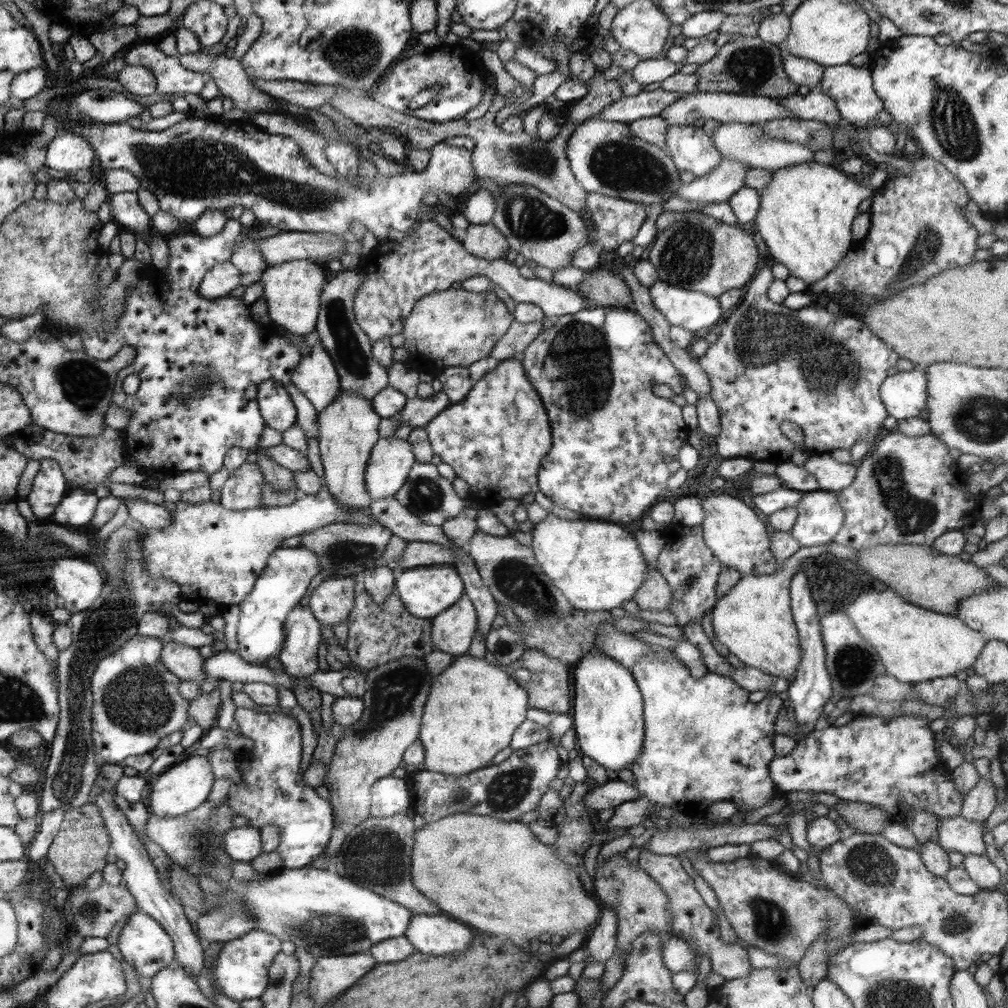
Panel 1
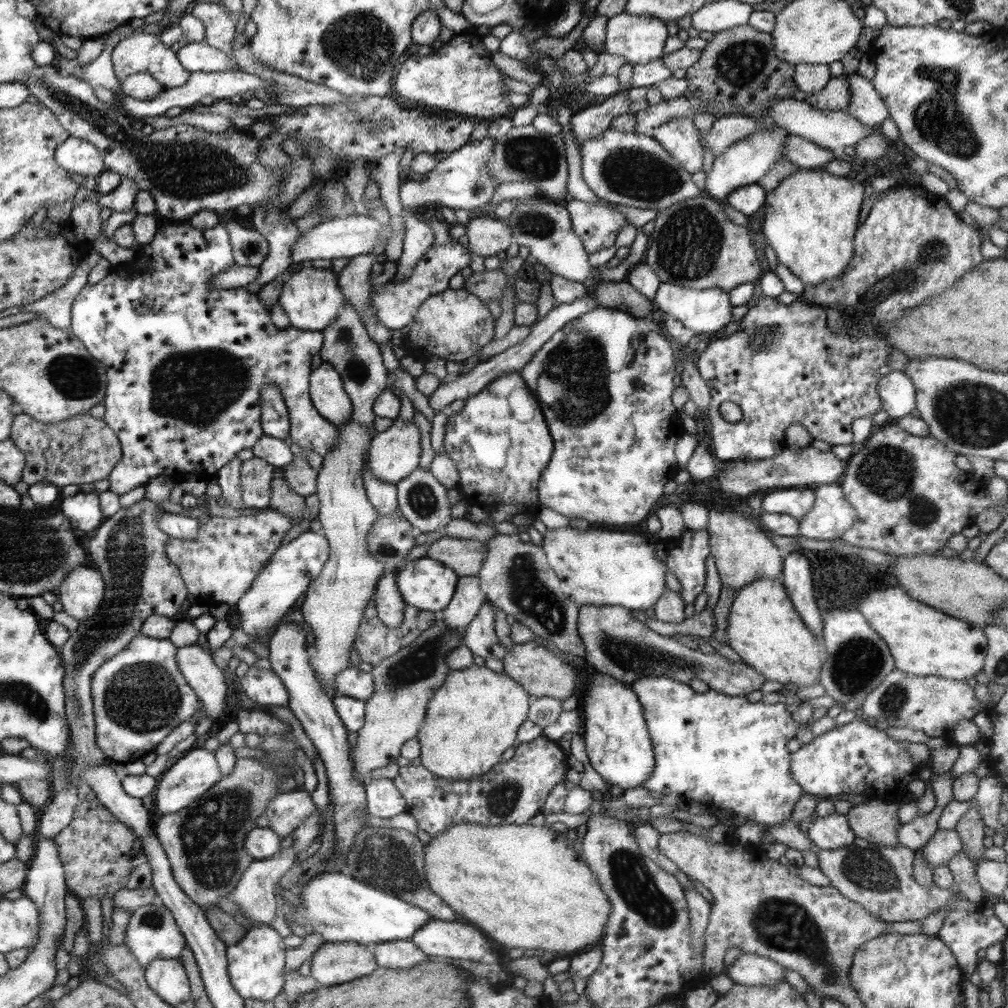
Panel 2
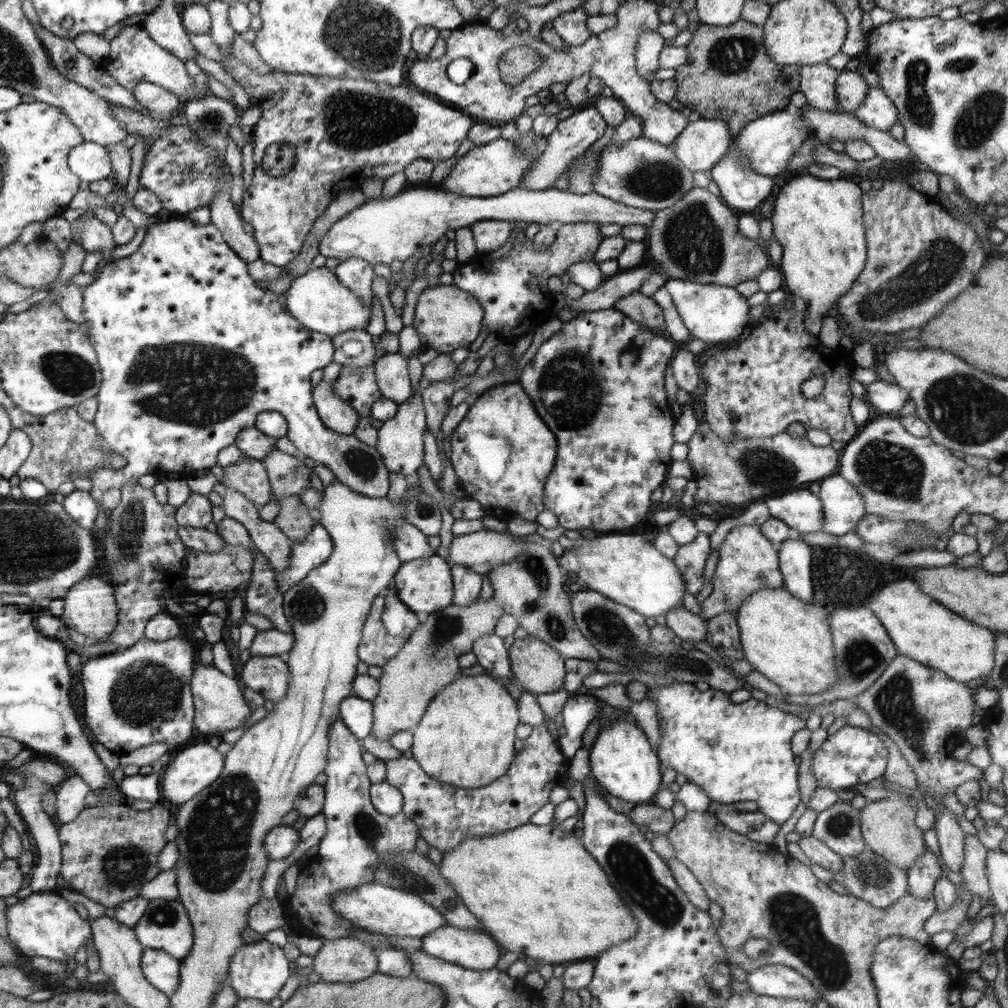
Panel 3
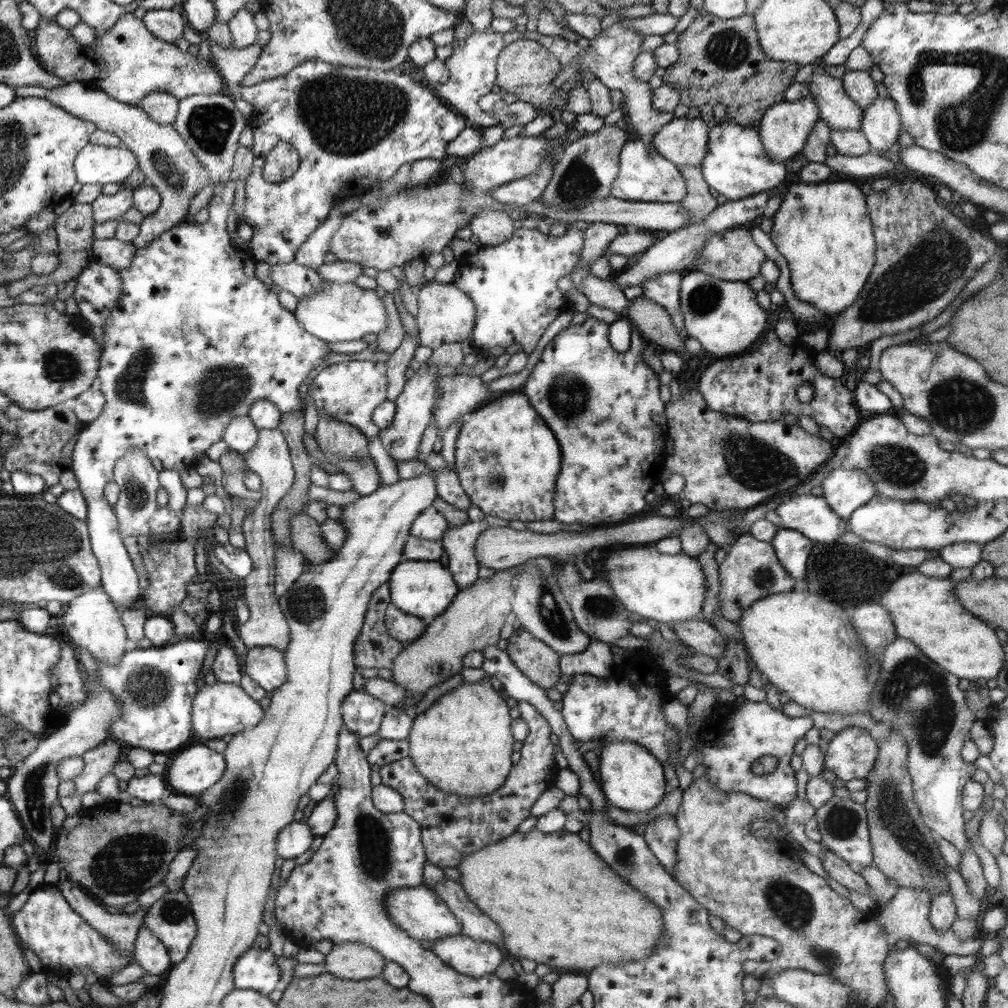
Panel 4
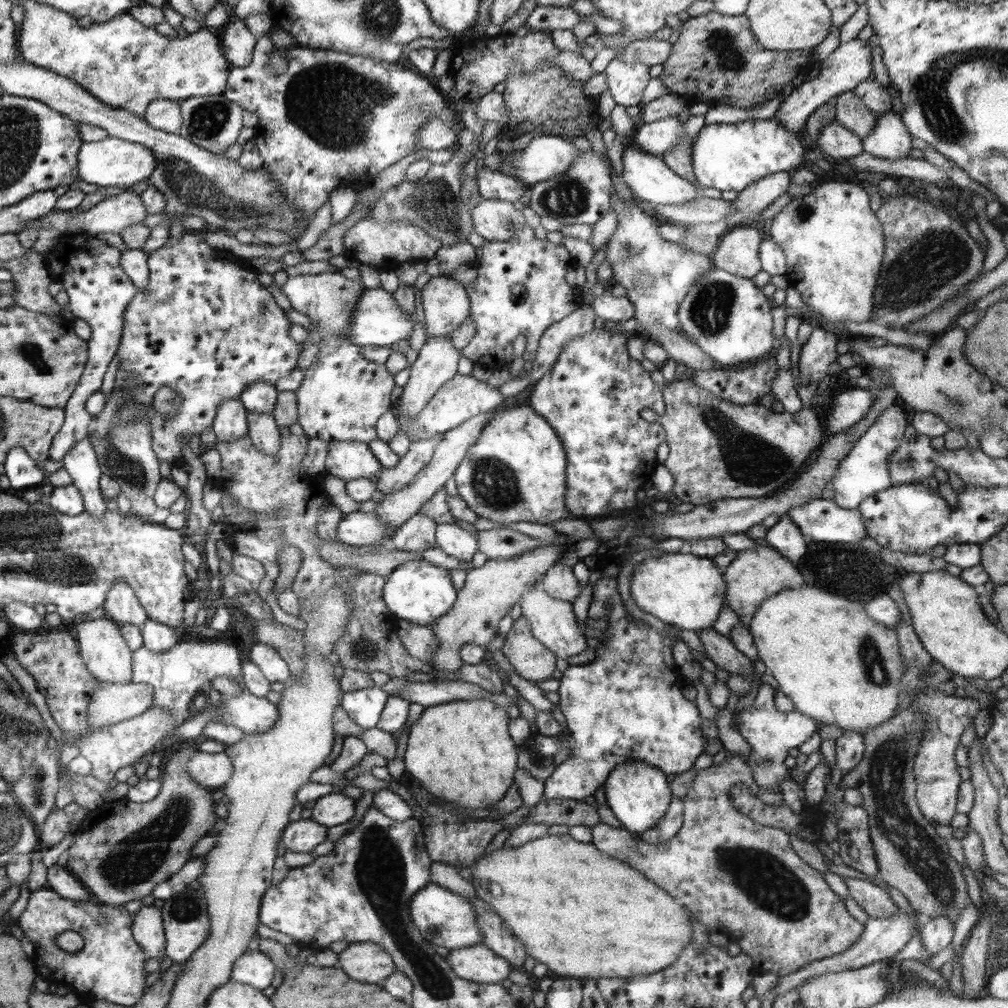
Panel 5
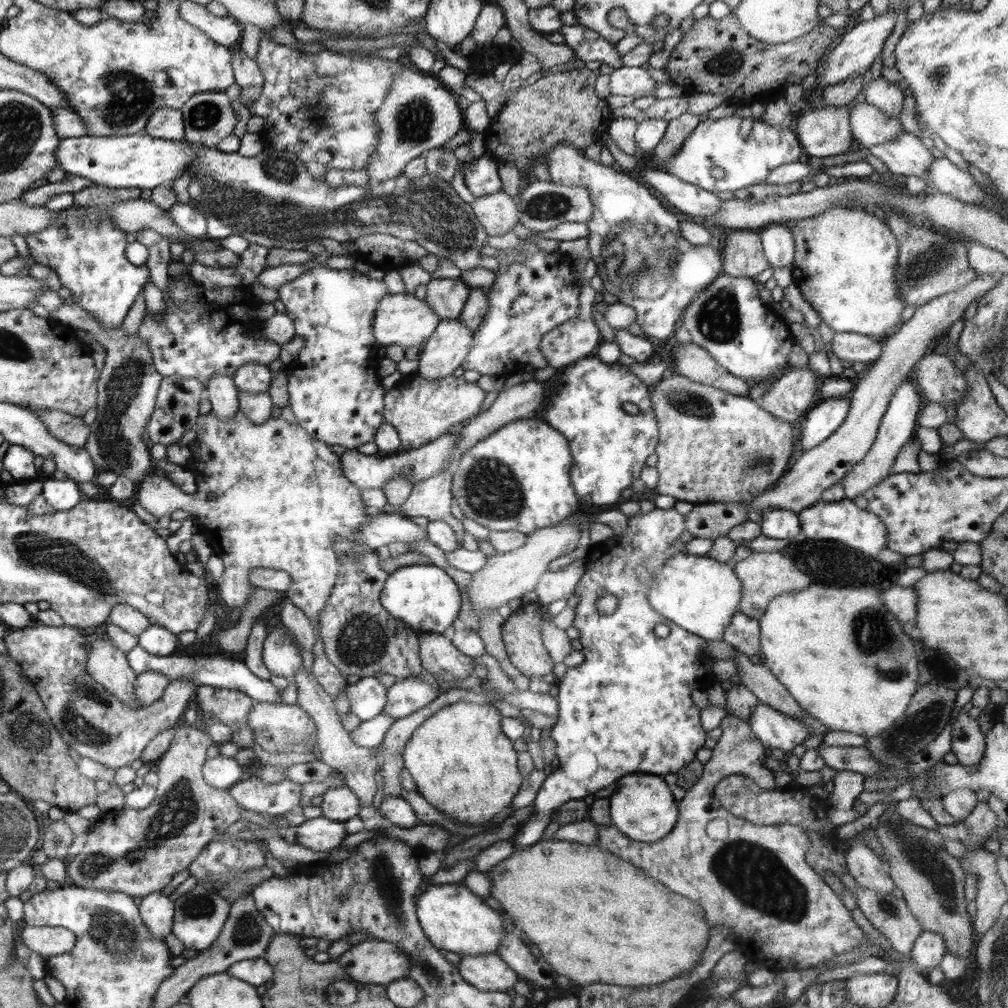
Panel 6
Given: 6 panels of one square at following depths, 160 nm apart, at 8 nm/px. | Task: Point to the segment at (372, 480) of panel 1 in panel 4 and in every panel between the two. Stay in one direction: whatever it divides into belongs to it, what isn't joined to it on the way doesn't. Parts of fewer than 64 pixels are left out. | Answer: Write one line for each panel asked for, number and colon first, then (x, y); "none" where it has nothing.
2: (393, 454)
3: (399, 440)
4: (414, 407)

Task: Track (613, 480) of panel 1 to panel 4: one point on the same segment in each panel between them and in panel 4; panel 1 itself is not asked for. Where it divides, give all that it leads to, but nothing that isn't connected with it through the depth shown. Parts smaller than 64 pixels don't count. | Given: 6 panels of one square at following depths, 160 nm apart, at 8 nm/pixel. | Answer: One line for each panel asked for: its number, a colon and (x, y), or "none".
2: (610, 376)
3: (598, 383)
4: (604, 407)

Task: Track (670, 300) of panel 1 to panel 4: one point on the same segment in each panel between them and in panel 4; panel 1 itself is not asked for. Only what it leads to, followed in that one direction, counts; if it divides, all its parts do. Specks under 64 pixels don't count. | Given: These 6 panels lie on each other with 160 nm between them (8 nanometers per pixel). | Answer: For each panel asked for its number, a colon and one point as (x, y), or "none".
2: (707, 311)
3: (715, 313)
4: (725, 316)

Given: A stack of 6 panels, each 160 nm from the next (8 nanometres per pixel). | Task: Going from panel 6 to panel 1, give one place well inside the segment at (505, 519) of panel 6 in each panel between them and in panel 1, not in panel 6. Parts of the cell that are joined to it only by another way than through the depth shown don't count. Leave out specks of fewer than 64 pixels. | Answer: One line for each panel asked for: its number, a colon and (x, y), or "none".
1: (495, 438)
2: (500, 444)
3: (502, 452)
4: (507, 460)
5: (514, 472)

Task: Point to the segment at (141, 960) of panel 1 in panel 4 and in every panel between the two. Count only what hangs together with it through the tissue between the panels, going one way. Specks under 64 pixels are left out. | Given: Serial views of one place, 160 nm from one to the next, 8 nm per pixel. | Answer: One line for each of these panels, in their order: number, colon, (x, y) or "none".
2: (153, 933)
3: (165, 925)
4: (170, 919)

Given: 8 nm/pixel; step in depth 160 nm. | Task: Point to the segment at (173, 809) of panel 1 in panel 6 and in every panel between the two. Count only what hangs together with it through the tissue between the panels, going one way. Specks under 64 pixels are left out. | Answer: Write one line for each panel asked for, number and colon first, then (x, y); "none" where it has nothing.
2: (187, 778)
3: (194, 769)
4: (195, 770)
5: (214, 770)
6: (222, 772)

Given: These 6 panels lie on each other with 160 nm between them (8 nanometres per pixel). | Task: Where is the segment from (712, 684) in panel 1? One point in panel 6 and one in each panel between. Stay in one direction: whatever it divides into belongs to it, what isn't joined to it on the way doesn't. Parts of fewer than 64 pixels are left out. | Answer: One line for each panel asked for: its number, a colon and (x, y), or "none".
2: (725, 752)
3: (734, 752)
4: (731, 738)
5: (771, 733)
6: (775, 730)

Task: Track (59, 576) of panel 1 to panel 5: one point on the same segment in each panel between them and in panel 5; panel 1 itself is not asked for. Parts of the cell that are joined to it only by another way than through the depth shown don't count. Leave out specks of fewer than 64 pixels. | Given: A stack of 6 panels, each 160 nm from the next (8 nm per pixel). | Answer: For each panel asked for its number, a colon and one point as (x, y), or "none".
2: (83, 591)
3: (90, 608)
4: (92, 620)
5: (106, 652)

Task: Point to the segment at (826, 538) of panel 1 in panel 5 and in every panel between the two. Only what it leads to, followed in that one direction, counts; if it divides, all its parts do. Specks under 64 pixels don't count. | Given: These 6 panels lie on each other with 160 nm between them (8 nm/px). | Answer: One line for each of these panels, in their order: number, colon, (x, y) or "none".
2: (831, 515)
3: (843, 506)
4: (845, 490)
5: (865, 471)

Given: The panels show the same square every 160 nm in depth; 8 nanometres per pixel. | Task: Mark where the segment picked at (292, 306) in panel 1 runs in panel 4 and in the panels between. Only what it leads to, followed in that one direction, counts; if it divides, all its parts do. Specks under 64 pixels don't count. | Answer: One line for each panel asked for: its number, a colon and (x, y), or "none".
2: (311, 297)
3: (318, 299)
4: (336, 312)

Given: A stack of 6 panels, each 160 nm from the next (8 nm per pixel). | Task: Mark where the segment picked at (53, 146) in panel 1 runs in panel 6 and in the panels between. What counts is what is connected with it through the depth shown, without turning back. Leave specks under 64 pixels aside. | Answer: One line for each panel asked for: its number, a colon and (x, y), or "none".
2: (81, 159)
3: (90, 162)
4: (96, 164)
5: (113, 161)
6: (140, 161)

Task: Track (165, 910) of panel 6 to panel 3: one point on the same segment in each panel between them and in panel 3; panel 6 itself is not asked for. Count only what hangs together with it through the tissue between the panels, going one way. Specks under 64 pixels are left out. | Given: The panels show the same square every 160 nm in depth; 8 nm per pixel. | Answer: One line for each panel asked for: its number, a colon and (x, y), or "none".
3: (162, 970)
4: (149, 952)
5: (147, 923)

